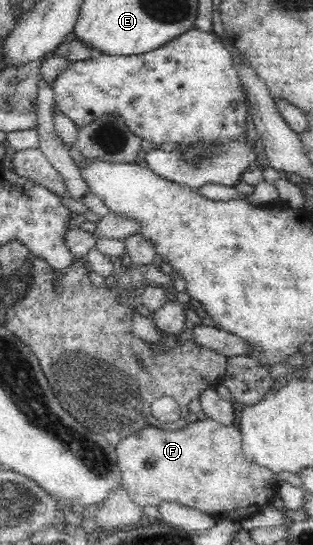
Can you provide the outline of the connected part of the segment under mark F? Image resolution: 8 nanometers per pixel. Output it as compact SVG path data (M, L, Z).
M205 418L204 420L197 420L197 423L184 427L183 431L172 431L168 428L155 428L155 426L147 426L145 429L137 430L135 433L129 434L129 437L123 438L116 445L116 454L118 457L118 469L120 469L120 476L122 477L122 487L126 489L128 495L133 499L133 502L141 507L141 509L152 506L158 508L161 503L178 503L185 507L197 509L210 517L213 517L219 523L232 523L235 526L239 526L241 521L245 520L245 517L255 516L263 512L274 501L274 494L277 493L281 480L278 474L274 474L265 466L251 464L247 461L243 450L241 450L241 432L235 427L225 427L217 421L213 421L213 418Z

